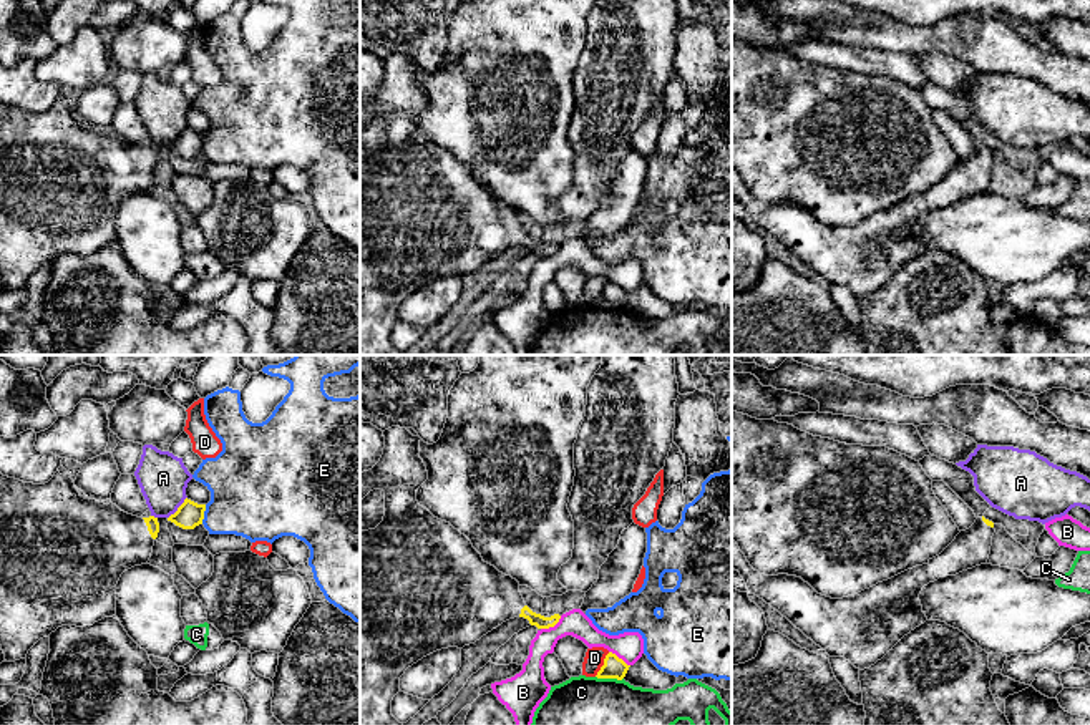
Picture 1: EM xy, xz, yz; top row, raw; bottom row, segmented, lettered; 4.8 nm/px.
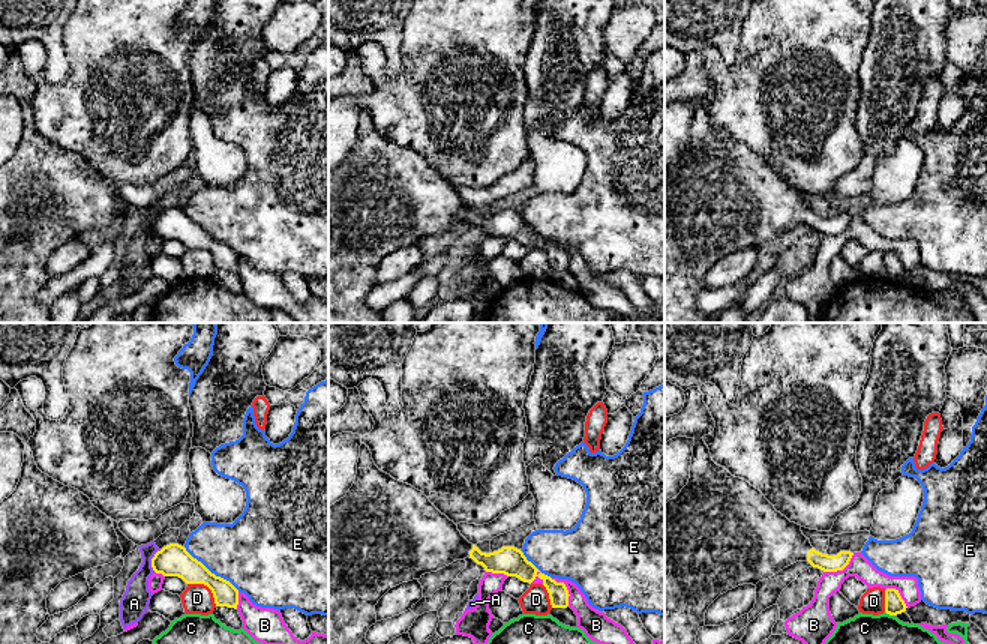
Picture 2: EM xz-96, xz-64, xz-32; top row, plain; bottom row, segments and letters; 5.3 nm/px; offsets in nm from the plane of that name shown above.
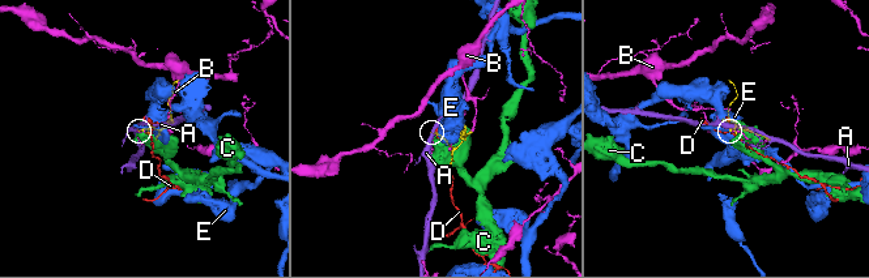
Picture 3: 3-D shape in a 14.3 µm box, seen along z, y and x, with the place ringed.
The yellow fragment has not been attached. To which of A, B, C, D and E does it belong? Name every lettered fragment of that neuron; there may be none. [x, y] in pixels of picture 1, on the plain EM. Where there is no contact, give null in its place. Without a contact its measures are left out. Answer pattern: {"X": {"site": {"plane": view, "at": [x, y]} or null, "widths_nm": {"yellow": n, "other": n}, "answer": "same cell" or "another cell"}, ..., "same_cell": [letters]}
{"A": {"site": {"plane": "xy", "at": [178, 136]}, "widths_nm": {"yellow": 130, "other": 240}, "answer": "another cell"}, "B": {"site": {"plane": "xz", "at": [551, 254]}, "widths_nm": {"yellow": 70, "other": 130}, "answer": "another cell"}, "C": {"site": {"plane": "xz", "at": [609, 306]}, "widths_nm": {"yellow": 110, "other": 460}, "answer": "another cell"}, "D": {"site": {"plane": "xz", "at": [604, 292]}, "widths_nm": {"yellow": 110, "other": 100}, "answer": "another cell"}, "E": {"site": {"plane": "xy", "at": [203, 143]}, "widths_nm": {"yellow": 130, "other": 400}, "answer": "another cell"}, "same_cell": []}

